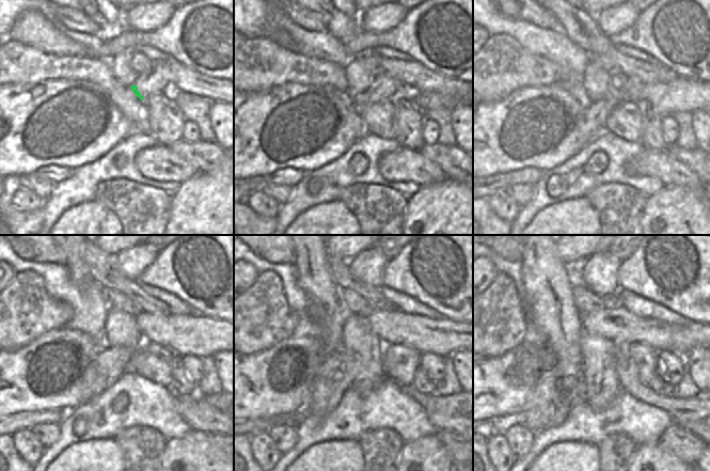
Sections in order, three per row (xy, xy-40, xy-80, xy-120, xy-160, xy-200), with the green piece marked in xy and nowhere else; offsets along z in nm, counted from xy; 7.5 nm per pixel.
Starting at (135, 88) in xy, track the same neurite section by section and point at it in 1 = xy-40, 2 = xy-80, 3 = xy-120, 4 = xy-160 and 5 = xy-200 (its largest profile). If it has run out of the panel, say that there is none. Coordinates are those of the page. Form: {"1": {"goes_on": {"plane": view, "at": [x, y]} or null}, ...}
{"1": {"goes_on": {"plane": "xy-40", "at": [362, 101]}}, "2": {"goes_on": {"plane": "xy-80", "at": [596, 113]}}, "3": {"goes_on": {"plane": "xy-120", "at": [112, 361]}}, "4": {"goes_on": {"plane": "xy-160", "at": [337, 372]}}, "5": {"goes_on": {"plane": "xy-200", "at": [548, 282]}}}

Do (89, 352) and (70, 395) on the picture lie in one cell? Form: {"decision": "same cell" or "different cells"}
{"decision": "same cell"}

